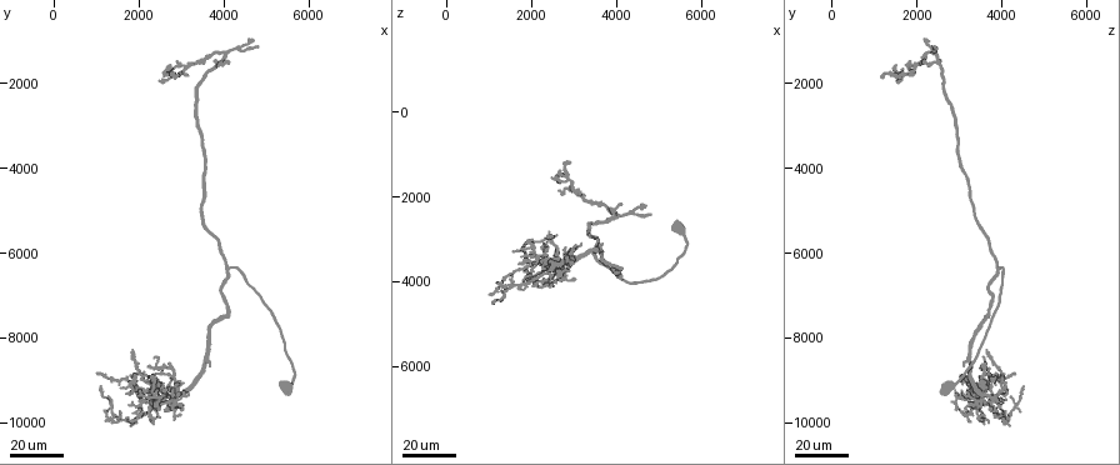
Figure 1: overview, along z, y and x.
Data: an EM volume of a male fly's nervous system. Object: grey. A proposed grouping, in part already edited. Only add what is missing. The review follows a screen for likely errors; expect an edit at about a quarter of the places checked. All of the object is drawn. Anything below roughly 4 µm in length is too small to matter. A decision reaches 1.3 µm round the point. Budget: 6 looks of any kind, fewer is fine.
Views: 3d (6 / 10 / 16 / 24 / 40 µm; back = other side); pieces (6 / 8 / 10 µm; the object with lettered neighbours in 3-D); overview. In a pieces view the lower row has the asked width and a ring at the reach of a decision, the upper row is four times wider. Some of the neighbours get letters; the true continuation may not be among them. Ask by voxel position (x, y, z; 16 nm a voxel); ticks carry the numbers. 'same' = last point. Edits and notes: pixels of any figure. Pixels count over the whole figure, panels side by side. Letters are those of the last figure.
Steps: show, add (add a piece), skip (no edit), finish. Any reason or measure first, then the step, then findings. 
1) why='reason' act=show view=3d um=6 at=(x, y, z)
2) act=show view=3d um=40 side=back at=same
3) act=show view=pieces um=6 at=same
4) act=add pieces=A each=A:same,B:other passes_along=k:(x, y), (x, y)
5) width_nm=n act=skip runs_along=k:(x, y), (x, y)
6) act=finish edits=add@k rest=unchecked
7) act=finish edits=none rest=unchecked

why='an open end' act=show view=3d um=24 at=(4750, 1150, 2450)

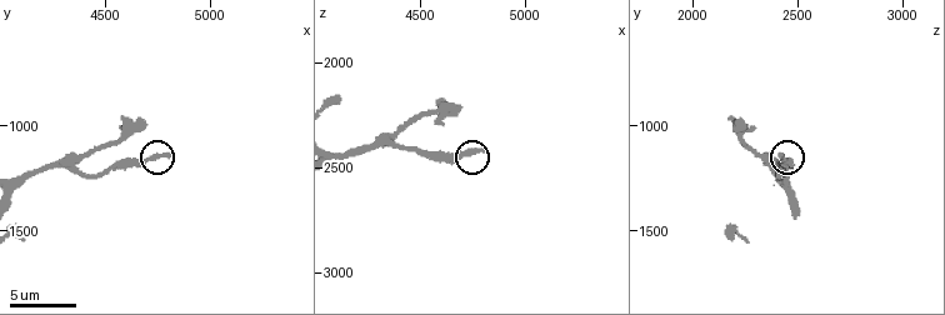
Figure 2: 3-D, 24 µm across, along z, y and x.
why='see the neighbours' act=show view=pieces um=8 at=(4810, 1140, 2420)

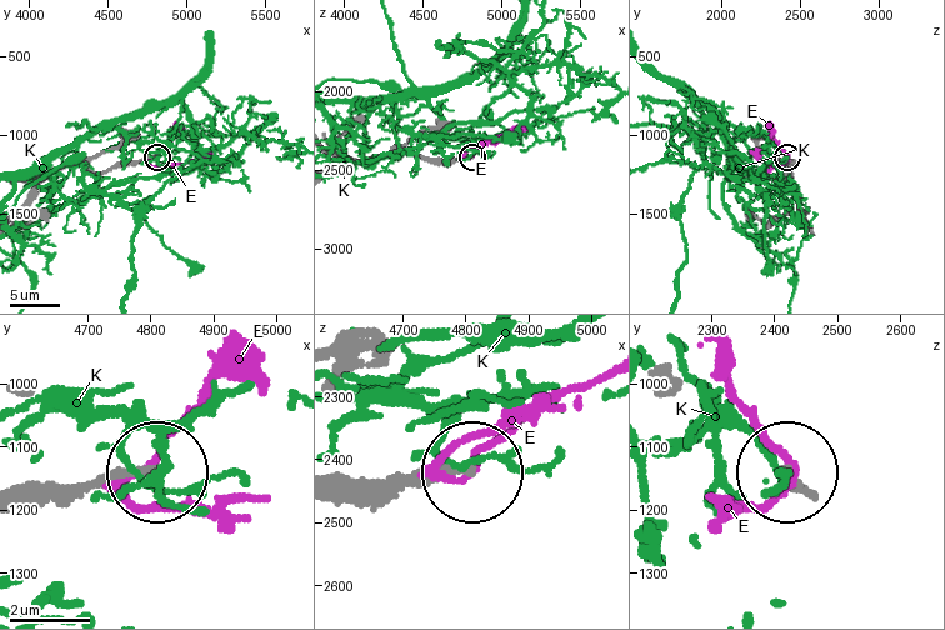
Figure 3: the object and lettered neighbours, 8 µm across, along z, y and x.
width_nm=230 act=skip each=E:other,K:other runs_along=3:(335, 484), (473, 474) found='none of them fits'

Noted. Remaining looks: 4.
why='free end' act=show view=pieces um=8 at=(4700, 1000, 2220)

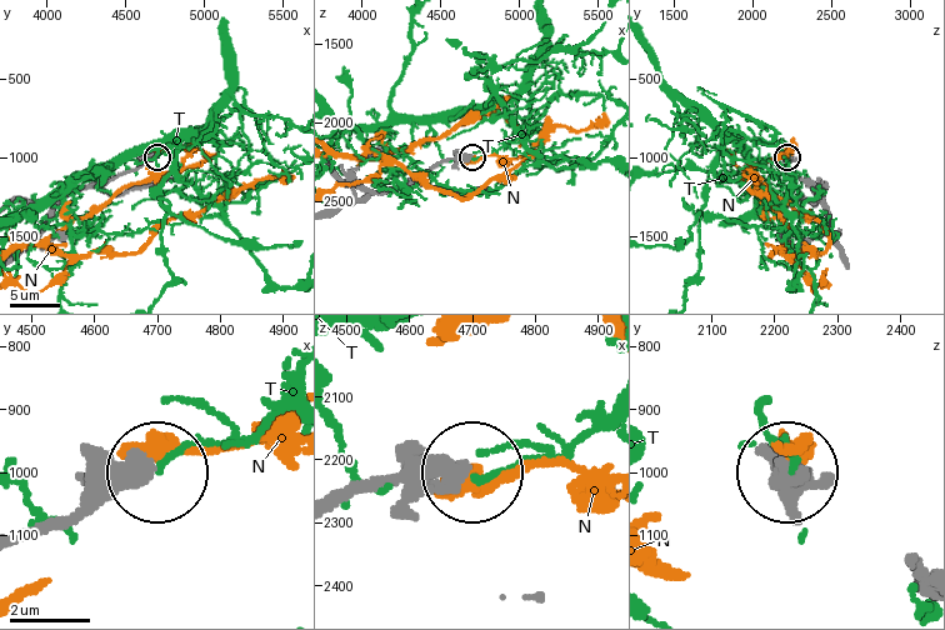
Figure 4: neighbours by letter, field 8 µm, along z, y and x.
width_nm=470 act=skip each=N:other,T:other runs_along=4:(29, 530), (89, 509), (156, 469) found='no lettered piece goes on from it'

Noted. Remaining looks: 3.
why='end of a long branch' act=show view=3d um=40 at=(1050, 8800, 4300)

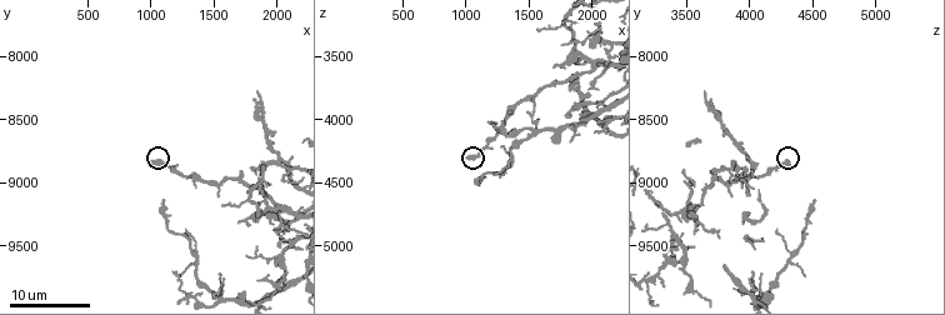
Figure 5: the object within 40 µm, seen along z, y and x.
act=show view=pieces um=10 at=(1040, 8840, 4300)

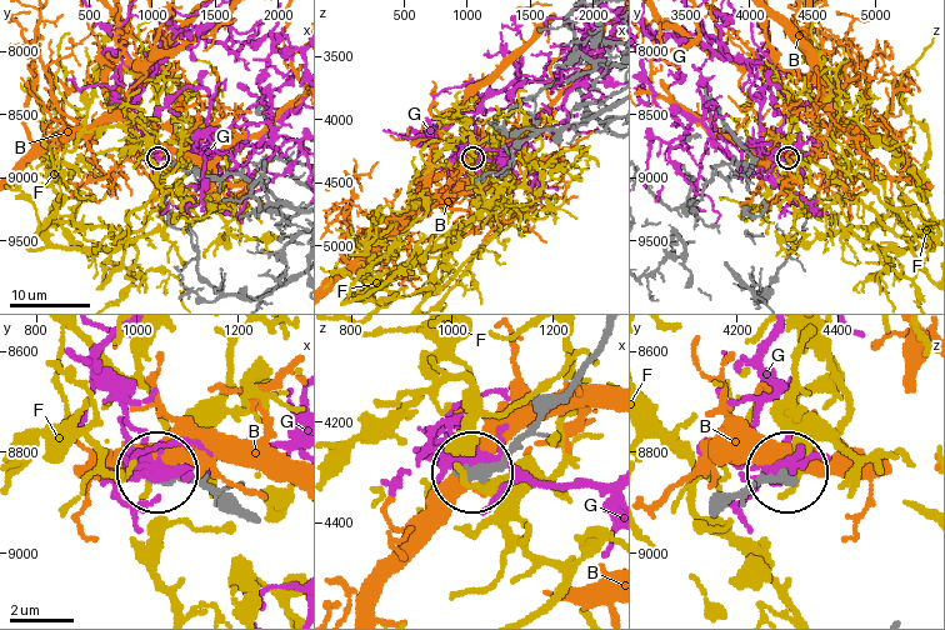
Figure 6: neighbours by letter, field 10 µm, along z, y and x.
act=skip each=B:other,F:other,G:other runs_along=6:(606, 340), (593, 364), (504, 453), (475, 466) found='none of them fits'

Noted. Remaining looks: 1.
act=finish edits=none rest=unchecked

